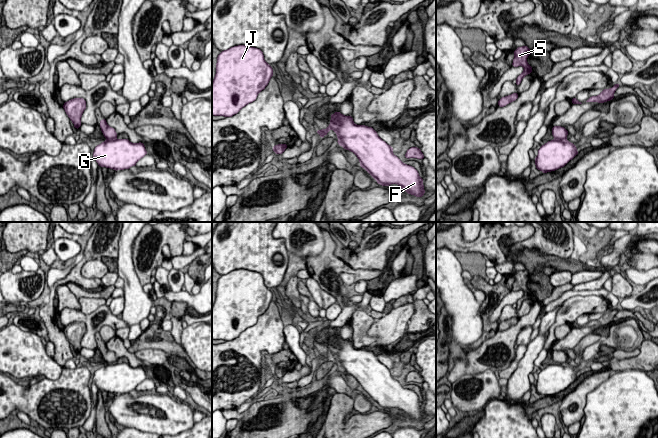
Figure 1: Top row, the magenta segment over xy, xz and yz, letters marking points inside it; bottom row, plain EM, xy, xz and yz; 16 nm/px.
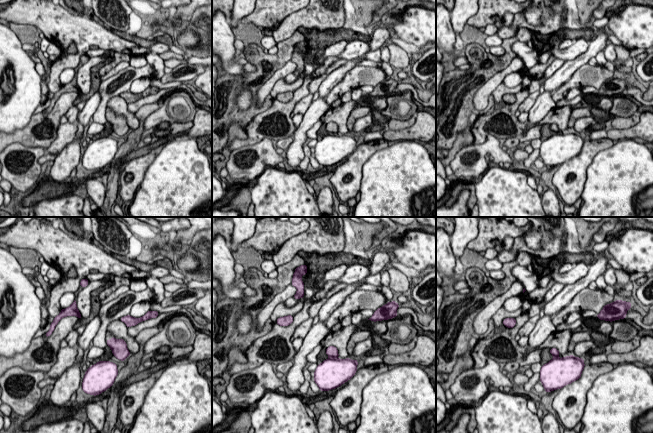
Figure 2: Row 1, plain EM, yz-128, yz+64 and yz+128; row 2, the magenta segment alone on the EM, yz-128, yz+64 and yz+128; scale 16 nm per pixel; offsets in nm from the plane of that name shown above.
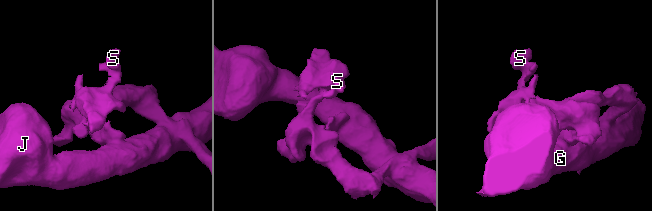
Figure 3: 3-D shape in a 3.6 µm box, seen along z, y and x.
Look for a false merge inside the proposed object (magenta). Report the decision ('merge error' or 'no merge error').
merge error

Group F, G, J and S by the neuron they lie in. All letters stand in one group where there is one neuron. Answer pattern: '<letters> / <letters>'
F G J / S

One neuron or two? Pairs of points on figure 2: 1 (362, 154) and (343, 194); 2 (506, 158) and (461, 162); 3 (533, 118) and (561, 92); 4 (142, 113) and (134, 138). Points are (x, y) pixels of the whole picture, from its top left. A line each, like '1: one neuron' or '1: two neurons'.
1: one neuron
2: one neuron
3: two neurons
4: one neuron

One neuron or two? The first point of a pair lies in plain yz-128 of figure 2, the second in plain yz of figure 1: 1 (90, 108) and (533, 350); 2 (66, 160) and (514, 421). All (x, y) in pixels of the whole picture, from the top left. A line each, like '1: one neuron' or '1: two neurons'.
1: two neurons
2: two neurons

